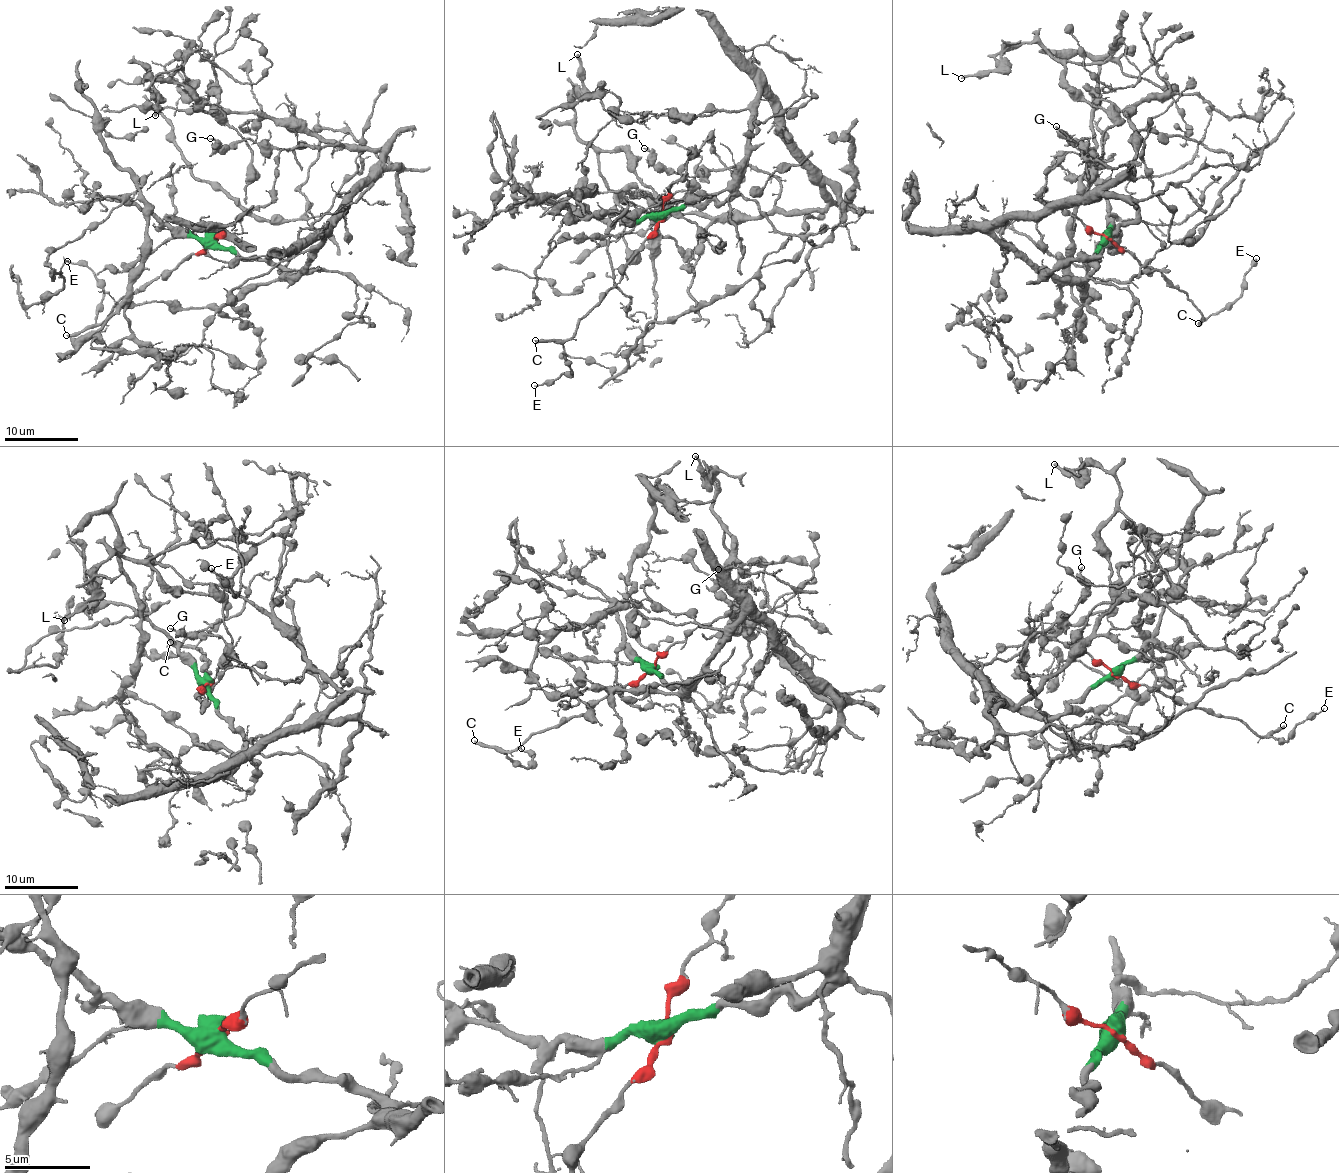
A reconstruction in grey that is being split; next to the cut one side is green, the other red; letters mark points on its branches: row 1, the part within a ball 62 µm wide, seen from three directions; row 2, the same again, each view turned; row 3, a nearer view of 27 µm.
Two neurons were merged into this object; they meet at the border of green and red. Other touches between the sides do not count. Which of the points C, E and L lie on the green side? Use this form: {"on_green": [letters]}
{"on_green": ["L"]}

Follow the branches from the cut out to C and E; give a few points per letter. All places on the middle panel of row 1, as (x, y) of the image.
C: (663, 218), (626, 265), (622, 276), (590, 311), (570, 338), (535, 341)
E: (663, 218), (626, 265), (622, 276), (565, 340), (564, 363), (570, 372), (535, 386)

